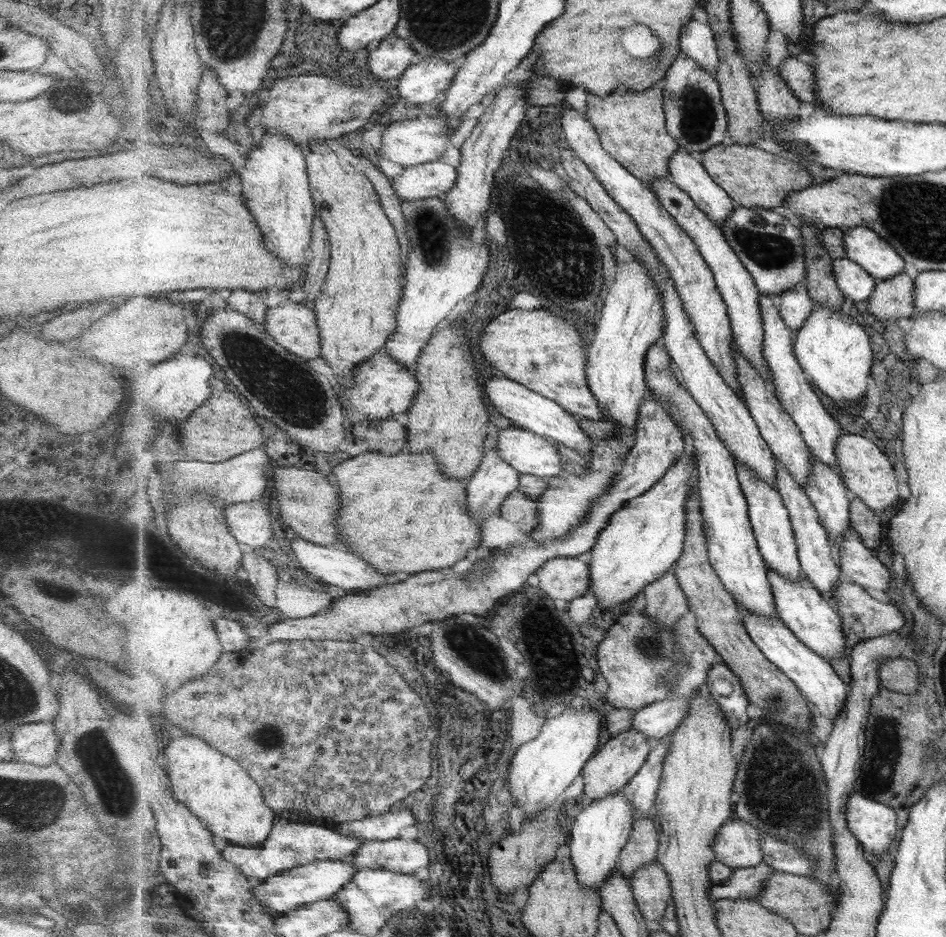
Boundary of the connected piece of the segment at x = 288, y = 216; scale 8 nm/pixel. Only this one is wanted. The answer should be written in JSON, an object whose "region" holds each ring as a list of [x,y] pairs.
{"region":[[[264,134],[259,145],[246,154],[246,162],[239,177],[242,194],[257,225],[264,232],[268,249],[292,266],[306,266],[310,261],[313,220],[316,200],[309,183],[308,156],[301,144],[288,136]]]}

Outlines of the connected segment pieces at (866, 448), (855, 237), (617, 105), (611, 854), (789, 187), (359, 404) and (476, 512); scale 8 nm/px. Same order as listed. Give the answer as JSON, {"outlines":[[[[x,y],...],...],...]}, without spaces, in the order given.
{"outlines":[[[[844,432],[837,444],[836,464],[850,492],[856,494],[869,508],[880,513],[885,508],[899,503],[899,480],[897,470],[873,439],[865,438],[861,434]]],[[[867,226],[844,230],[847,257],[882,281],[896,277],[906,268],[904,255]]],[[[625,85],[607,96],[590,94],[588,97],[586,114],[600,134],[605,150],[649,187],[661,178],[671,179],[669,162],[680,147],[680,142],[667,132],[664,99],[661,88],[634,91]]],[[[623,791],[582,806],[572,822],[569,847],[577,878],[583,886],[594,886],[600,890],[600,887],[612,877],[619,864],[621,851],[629,842],[636,821],[635,809],[629,801],[629,796],[623,795]]],[[[721,143],[713,148],[702,153],[702,162],[709,175],[715,179],[720,186],[729,193],[733,201],[737,205],[746,206],[747,208],[777,208],[777,206],[785,206],[787,197],[793,193],[799,193],[801,190],[806,190],[812,185],[815,185],[813,175],[805,167],[801,166],[799,162],[788,160],[780,154],[771,154],[766,152],[763,148],[757,148],[753,144],[737,144],[727,145]]],[[[384,350],[375,354],[368,361],[362,362],[356,368],[354,382],[356,382],[354,386],[345,386],[338,382],[338,392],[343,394],[340,401],[344,408],[364,413],[366,420],[387,420],[395,414],[408,412],[420,389],[420,382],[416,379],[416,371],[405,368]]],[[[496,445],[486,453],[477,472],[465,481],[468,513],[477,520],[491,518],[510,494],[520,488],[520,471],[501,459]]]]}

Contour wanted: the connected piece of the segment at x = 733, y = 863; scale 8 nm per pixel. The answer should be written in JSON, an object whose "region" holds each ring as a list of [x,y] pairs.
{"region":[[[737,820],[720,828],[712,842],[717,860],[709,865],[713,884],[723,884],[734,869],[751,868],[764,862],[761,835],[765,835],[763,830]]]}

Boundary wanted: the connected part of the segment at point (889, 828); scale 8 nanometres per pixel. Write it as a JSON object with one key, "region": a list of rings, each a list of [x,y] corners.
{"region":[[[855,792],[848,798],[847,818],[849,830],[868,855],[897,852],[901,828],[893,807]]]}

